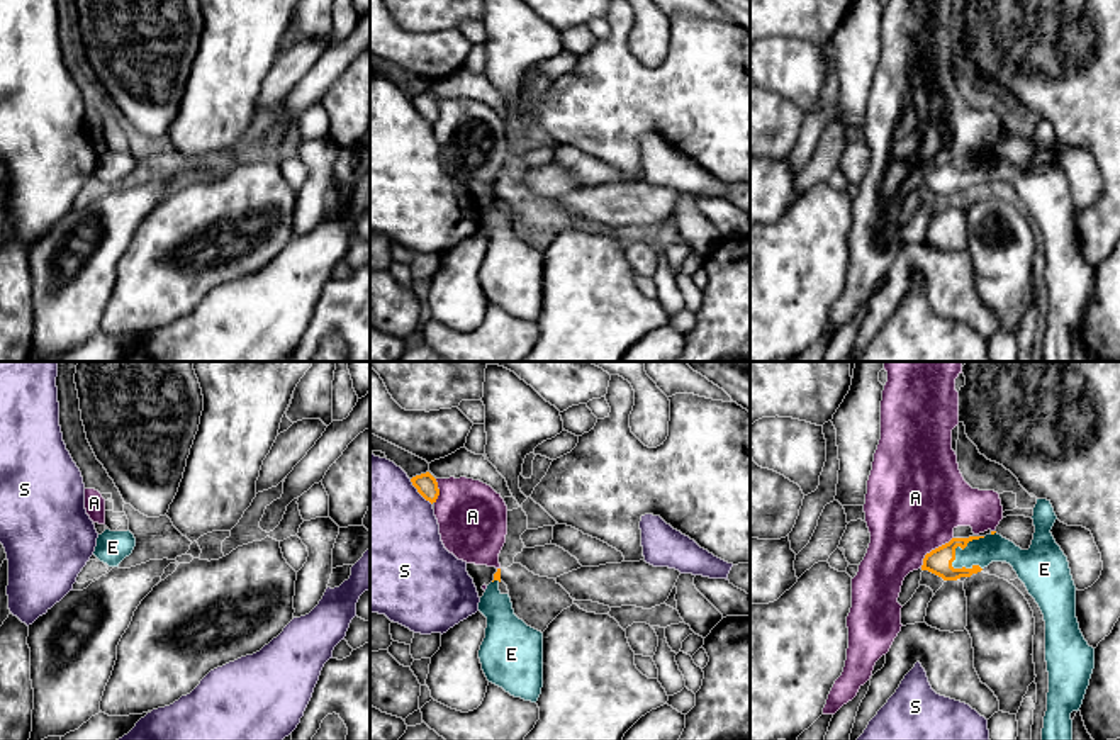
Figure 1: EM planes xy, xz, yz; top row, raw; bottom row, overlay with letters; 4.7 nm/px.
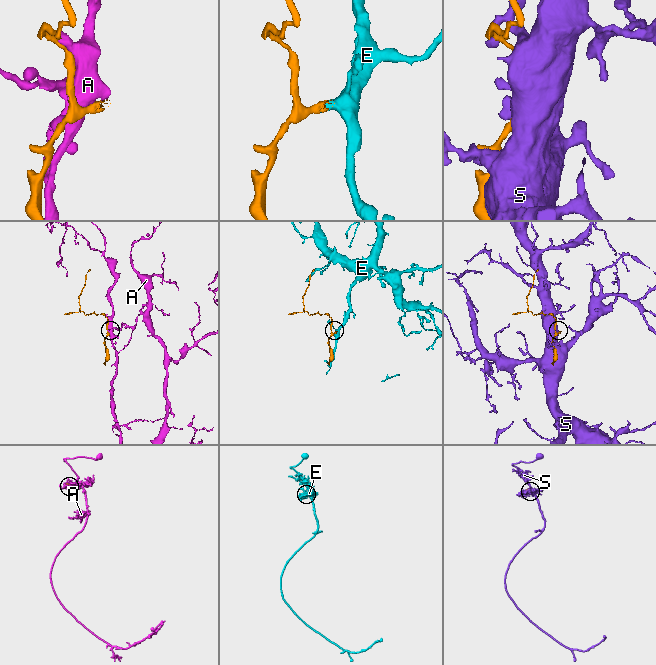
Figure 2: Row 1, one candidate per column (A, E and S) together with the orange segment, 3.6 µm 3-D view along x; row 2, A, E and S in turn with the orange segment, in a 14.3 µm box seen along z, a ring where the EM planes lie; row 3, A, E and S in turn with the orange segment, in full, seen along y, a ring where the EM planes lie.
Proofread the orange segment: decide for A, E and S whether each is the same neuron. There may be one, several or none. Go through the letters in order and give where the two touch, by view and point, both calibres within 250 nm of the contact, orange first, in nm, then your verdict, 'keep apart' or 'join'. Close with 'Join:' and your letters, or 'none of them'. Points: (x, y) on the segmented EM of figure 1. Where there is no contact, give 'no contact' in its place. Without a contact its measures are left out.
A: yz (932, 550) | 120/460 nm | keep apart
E: yz (961, 547) | 120/130 nm | join
S: xz (420, 493) | 100/500 nm | keep apart
Join: E

